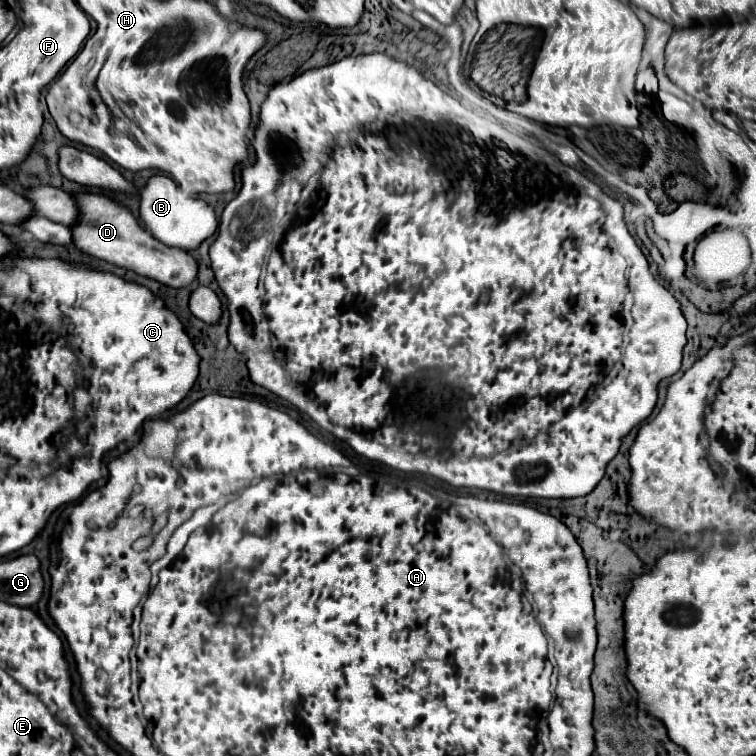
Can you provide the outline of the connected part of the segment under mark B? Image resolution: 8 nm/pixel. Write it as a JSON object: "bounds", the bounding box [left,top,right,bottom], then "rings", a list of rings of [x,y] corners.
{"bounds":[141,175,217,251],"rings":[[[155,175],[141,191],[141,221],[151,231],[155,239],[167,247],[179,247],[193,251],[205,239],[209,239],[217,229],[217,219],[213,209],[199,197],[185,195],[179,185],[167,175]]]}

